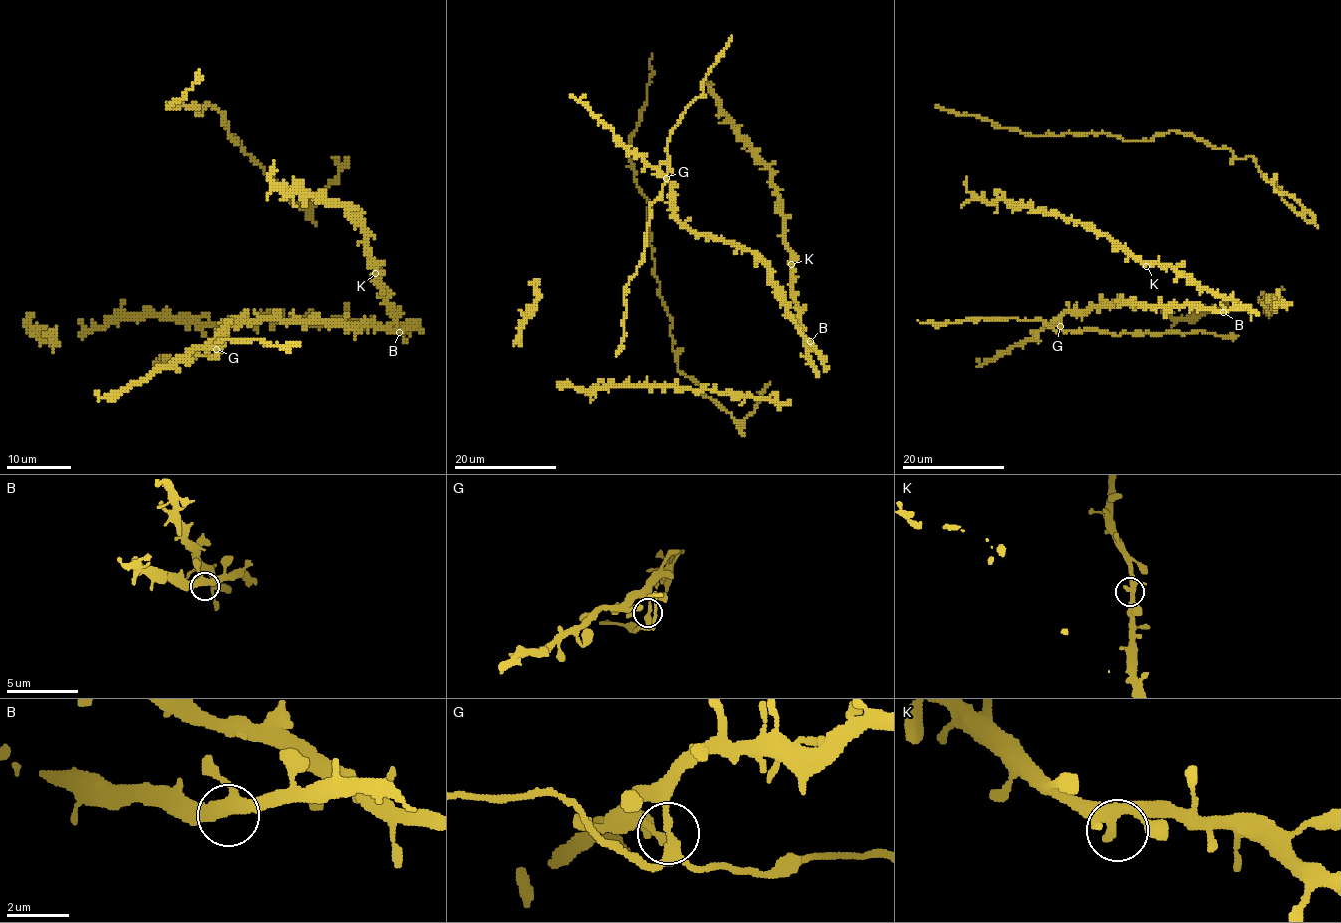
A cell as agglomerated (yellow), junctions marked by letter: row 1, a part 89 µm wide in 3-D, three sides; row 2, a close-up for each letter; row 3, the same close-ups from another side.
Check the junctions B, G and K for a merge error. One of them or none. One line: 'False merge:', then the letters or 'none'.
False merge: G

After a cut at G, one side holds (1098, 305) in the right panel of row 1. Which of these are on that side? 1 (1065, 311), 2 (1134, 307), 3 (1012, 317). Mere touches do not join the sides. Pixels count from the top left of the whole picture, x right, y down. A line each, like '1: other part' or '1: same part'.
1: same part
2: same part
3: other part

